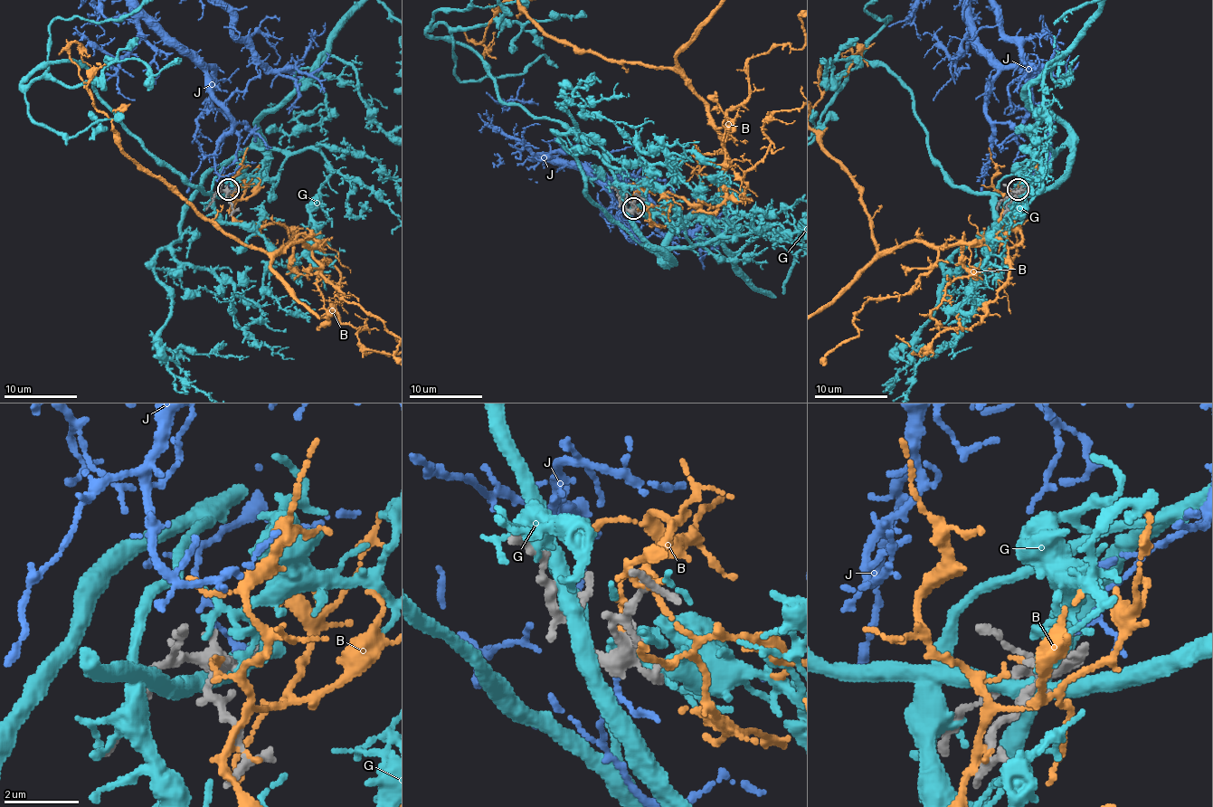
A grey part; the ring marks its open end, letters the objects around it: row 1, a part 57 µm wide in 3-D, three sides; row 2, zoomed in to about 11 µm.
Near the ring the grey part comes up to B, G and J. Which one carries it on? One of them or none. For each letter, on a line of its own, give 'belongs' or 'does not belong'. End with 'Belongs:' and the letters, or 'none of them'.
B: does not belong
G: does not belong
J: does not belong
Belongs: none of them

